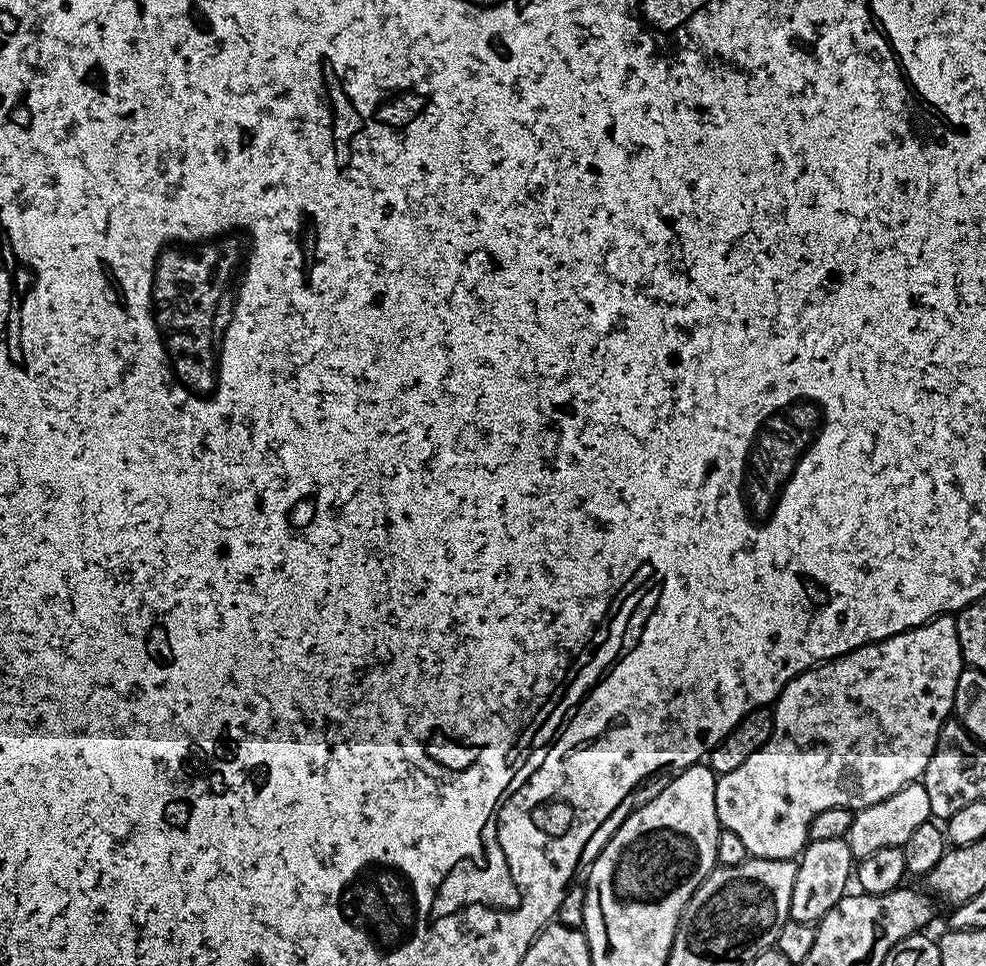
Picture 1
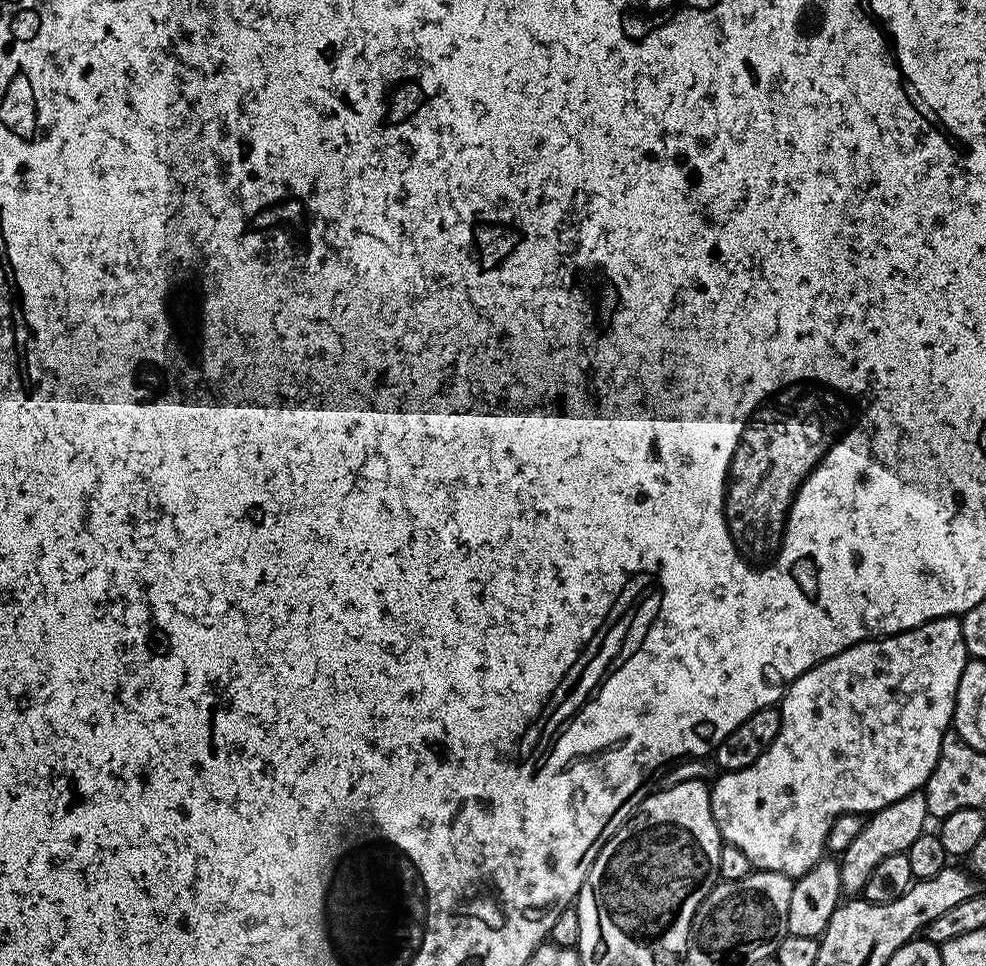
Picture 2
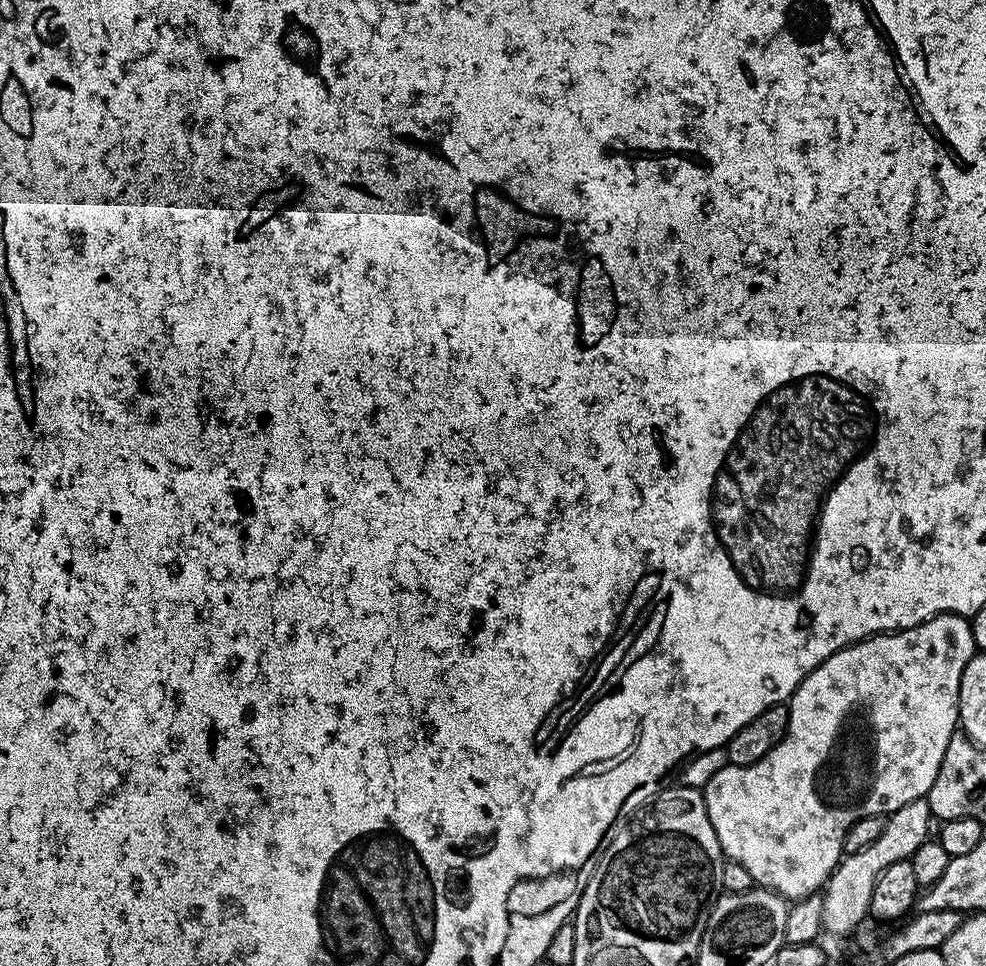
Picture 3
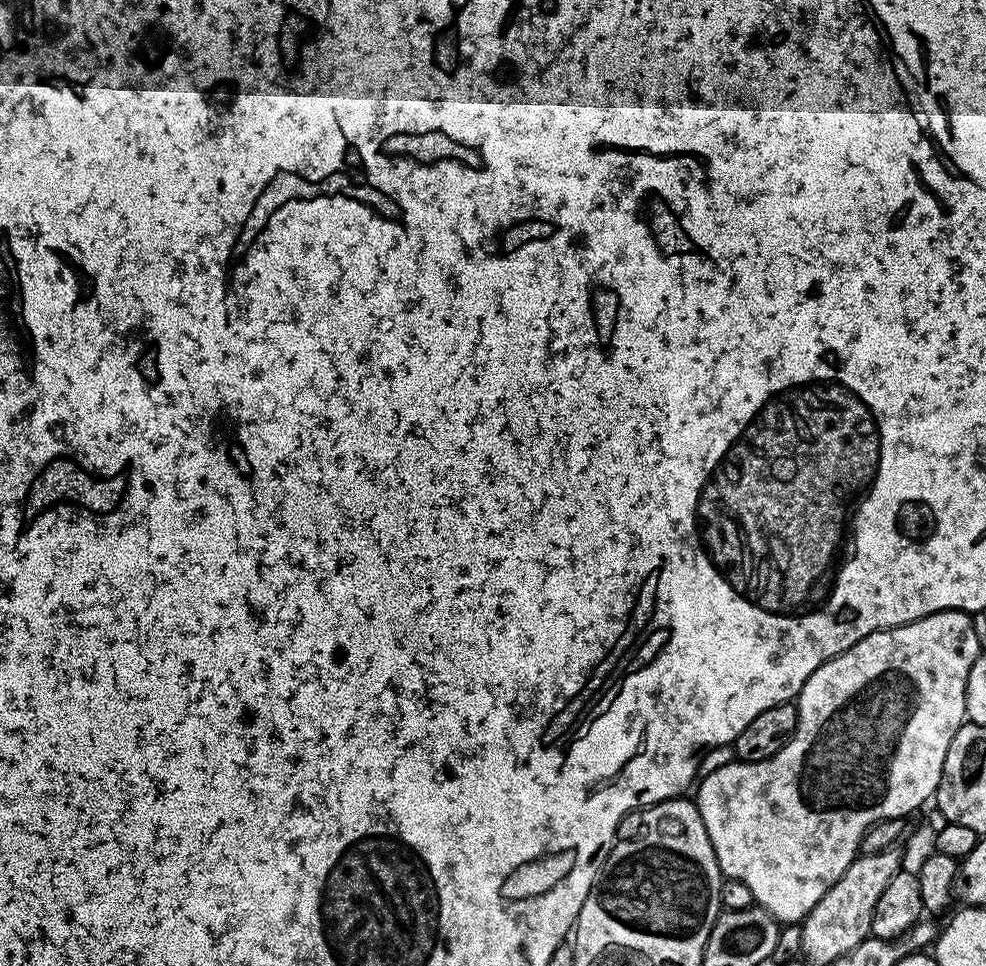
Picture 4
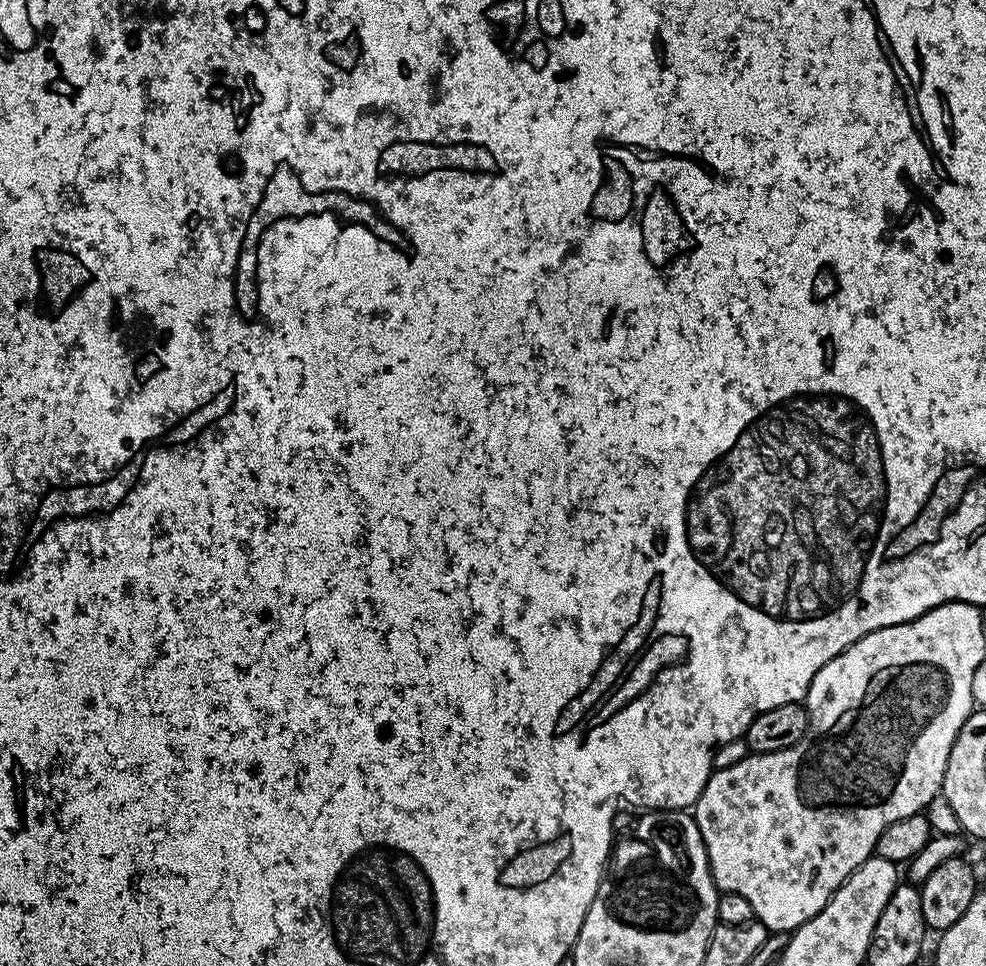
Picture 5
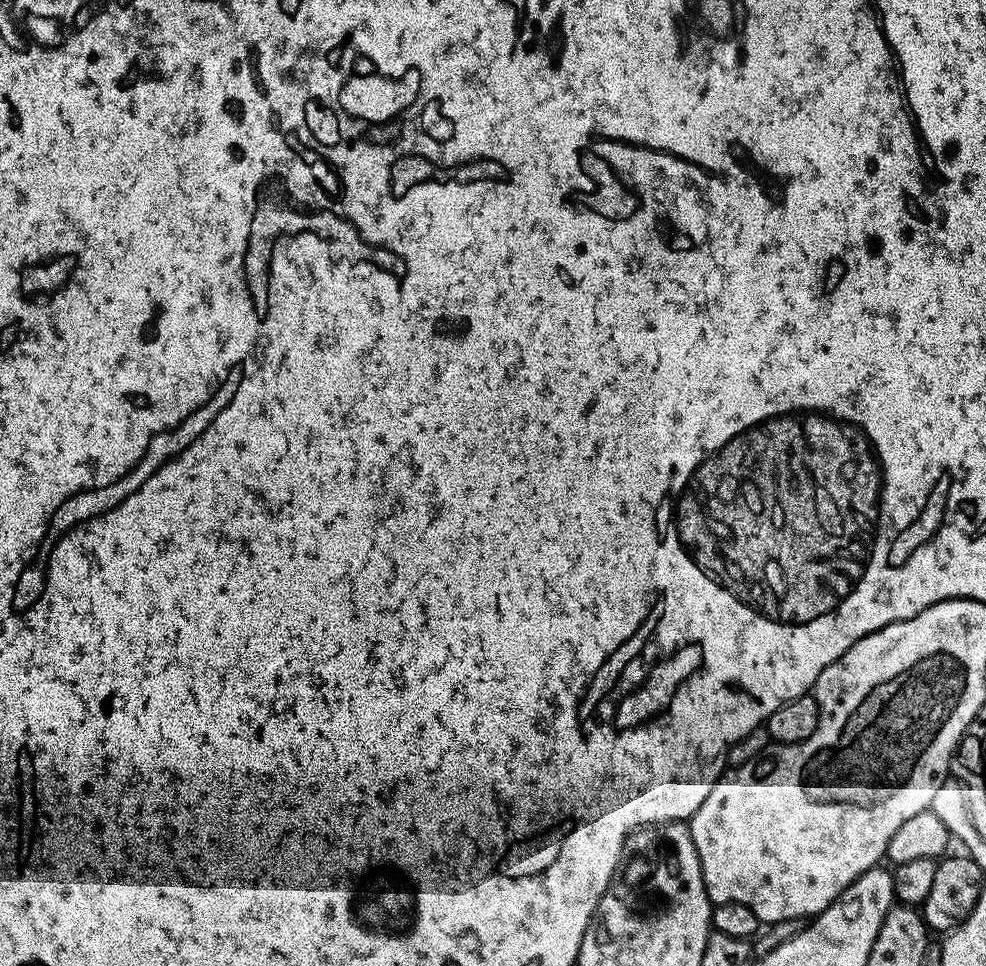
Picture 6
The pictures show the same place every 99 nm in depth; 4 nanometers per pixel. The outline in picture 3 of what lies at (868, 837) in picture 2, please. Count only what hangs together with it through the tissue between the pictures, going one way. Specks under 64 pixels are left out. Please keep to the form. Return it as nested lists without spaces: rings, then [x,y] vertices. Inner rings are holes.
[[[927,799],[906,802],[898,810],[894,810],[884,821],[882,834],[866,846],[866,850],[858,850],[858,854],[844,856],[836,869],[832,871],[832,876],[828,879],[826,887],[823,889],[824,899],[824,921],[823,927],[830,930],[836,936],[844,936],[847,932],[852,932],[868,916],[870,906],[870,894],[874,894],[874,882],[890,866],[899,860],[911,860],[914,850],[922,846],[924,841],[929,839],[928,822],[933,819],[932,811]]]

